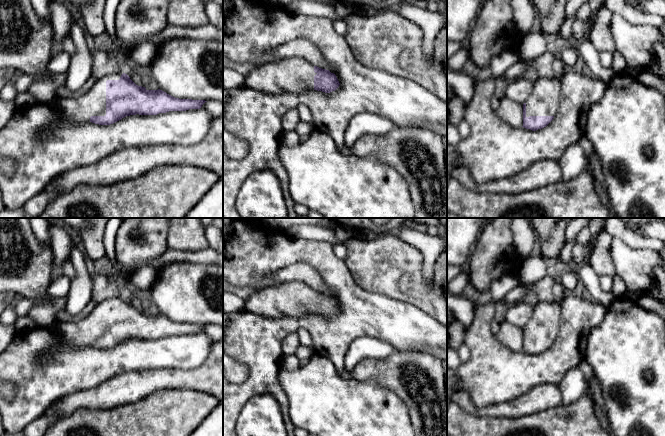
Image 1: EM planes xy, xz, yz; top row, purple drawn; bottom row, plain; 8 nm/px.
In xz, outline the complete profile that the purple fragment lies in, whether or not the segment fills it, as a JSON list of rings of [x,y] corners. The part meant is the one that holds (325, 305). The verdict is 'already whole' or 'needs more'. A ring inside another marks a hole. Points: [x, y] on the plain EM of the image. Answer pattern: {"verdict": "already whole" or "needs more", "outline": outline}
{"verdict": "needs more", "outline": [[[292,281],[278,284],[275,287],[261,288],[245,300],[244,310],[267,318],[299,317],[308,314],[317,314],[325,317],[335,315],[340,307],[334,297],[319,292],[305,283]]]}

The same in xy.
{"verdict": "needs more", "outline": [[[114,297],[97,303],[91,313],[78,322],[64,322],[52,328],[57,342],[70,348],[92,346],[99,349],[110,349],[130,339],[157,339],[169,335],[186,335],[200,333],[205,324],[179,323],[166,316],[147,314],[136,309],[125,297]]]}

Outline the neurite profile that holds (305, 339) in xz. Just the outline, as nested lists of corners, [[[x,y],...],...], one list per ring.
[[[303,328],[299,329],[297,331],[297,334],[298,334],[300,345],[313,349],[312,337],[306,329]]]

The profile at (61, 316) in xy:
[[[91,300],[82,311],[76,315],[69,315],[66,313],[64,307],[56,314],[56,325],[62,325],[64,322],[78,322],[88,316],[96,306],[96,302]]]

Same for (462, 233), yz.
[[[447,218],[447,265],[461,267],[469,260],[482,230],[483,218]]]

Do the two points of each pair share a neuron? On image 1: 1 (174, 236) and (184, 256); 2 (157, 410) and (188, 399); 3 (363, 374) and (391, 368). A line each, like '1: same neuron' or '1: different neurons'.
1: different neurons
2: same neuron
3: same neuron

